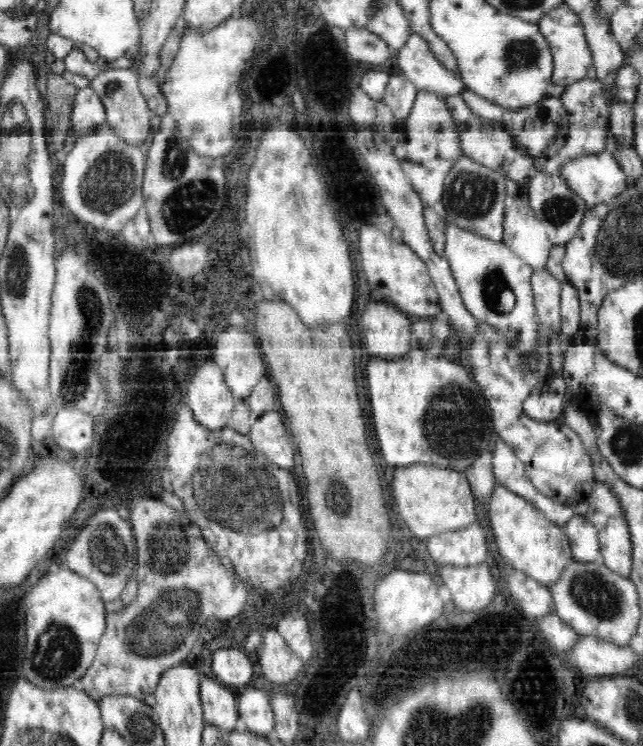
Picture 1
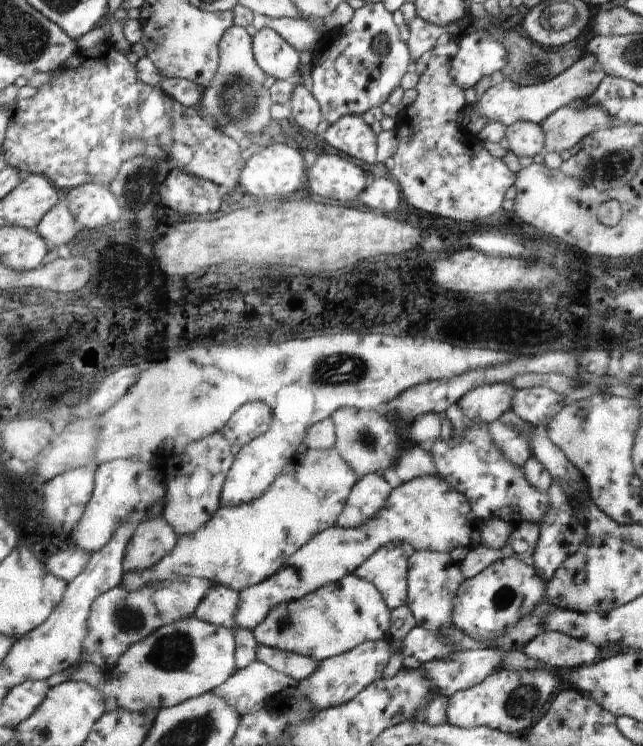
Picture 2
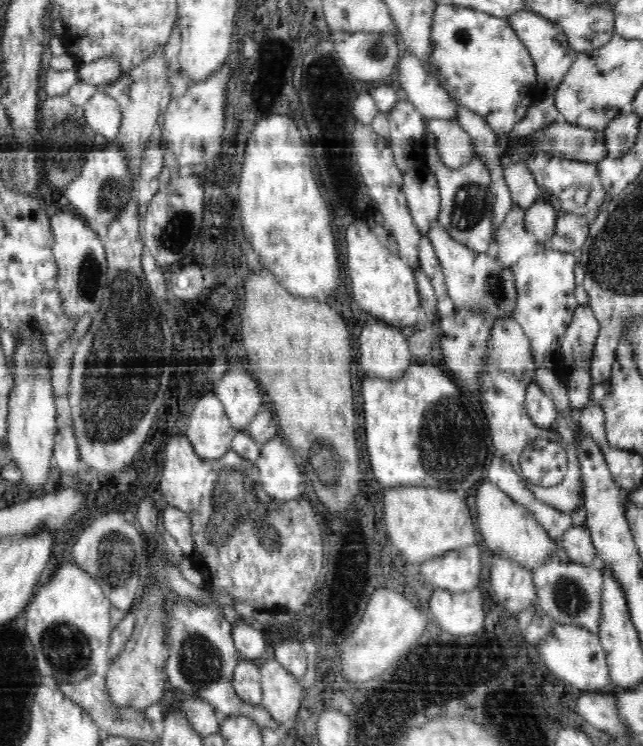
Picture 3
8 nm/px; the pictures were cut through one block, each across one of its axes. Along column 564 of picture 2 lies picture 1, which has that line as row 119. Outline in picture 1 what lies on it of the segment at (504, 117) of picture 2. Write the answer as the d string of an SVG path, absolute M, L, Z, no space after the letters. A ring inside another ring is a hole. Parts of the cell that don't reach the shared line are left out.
M92 87L79 88L74 99L70 137L78 139L106 122L106 112L100 97Z

